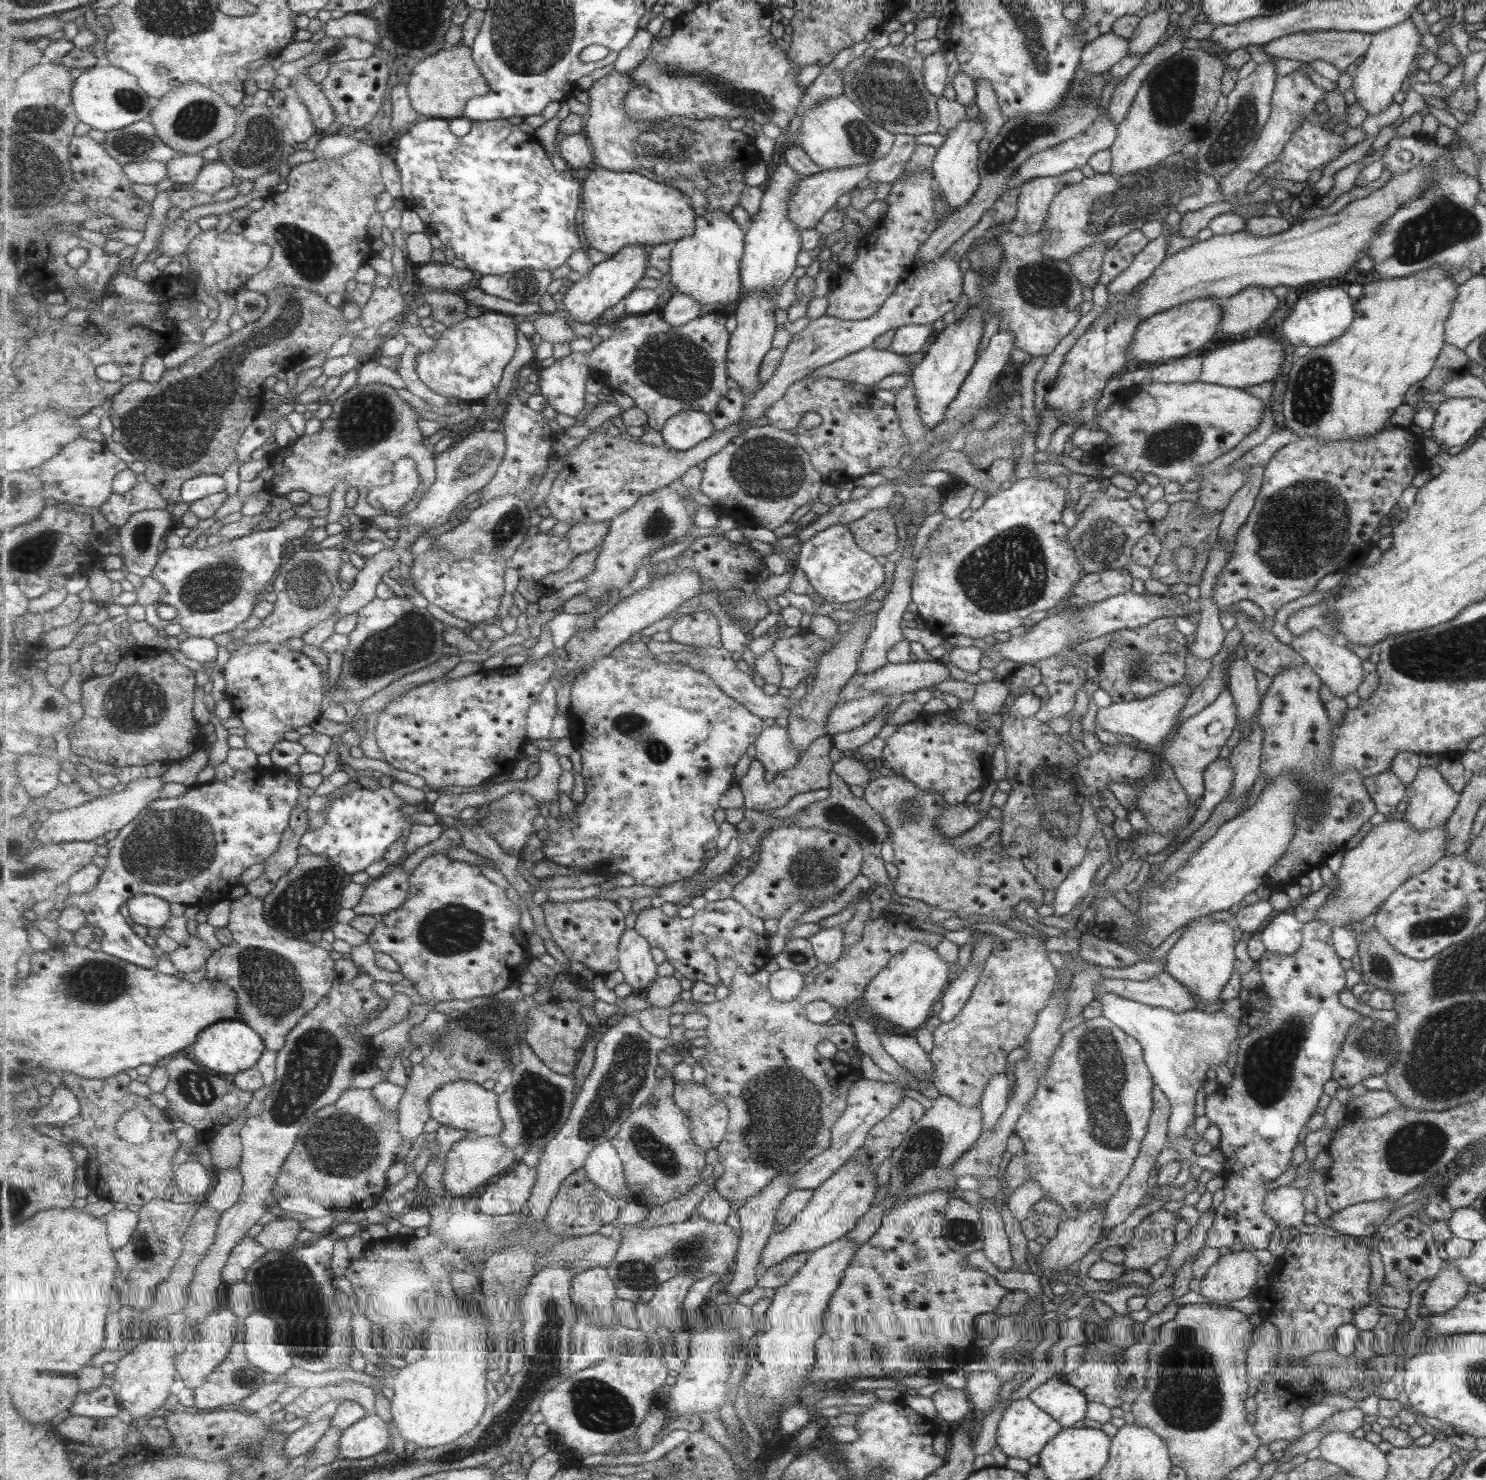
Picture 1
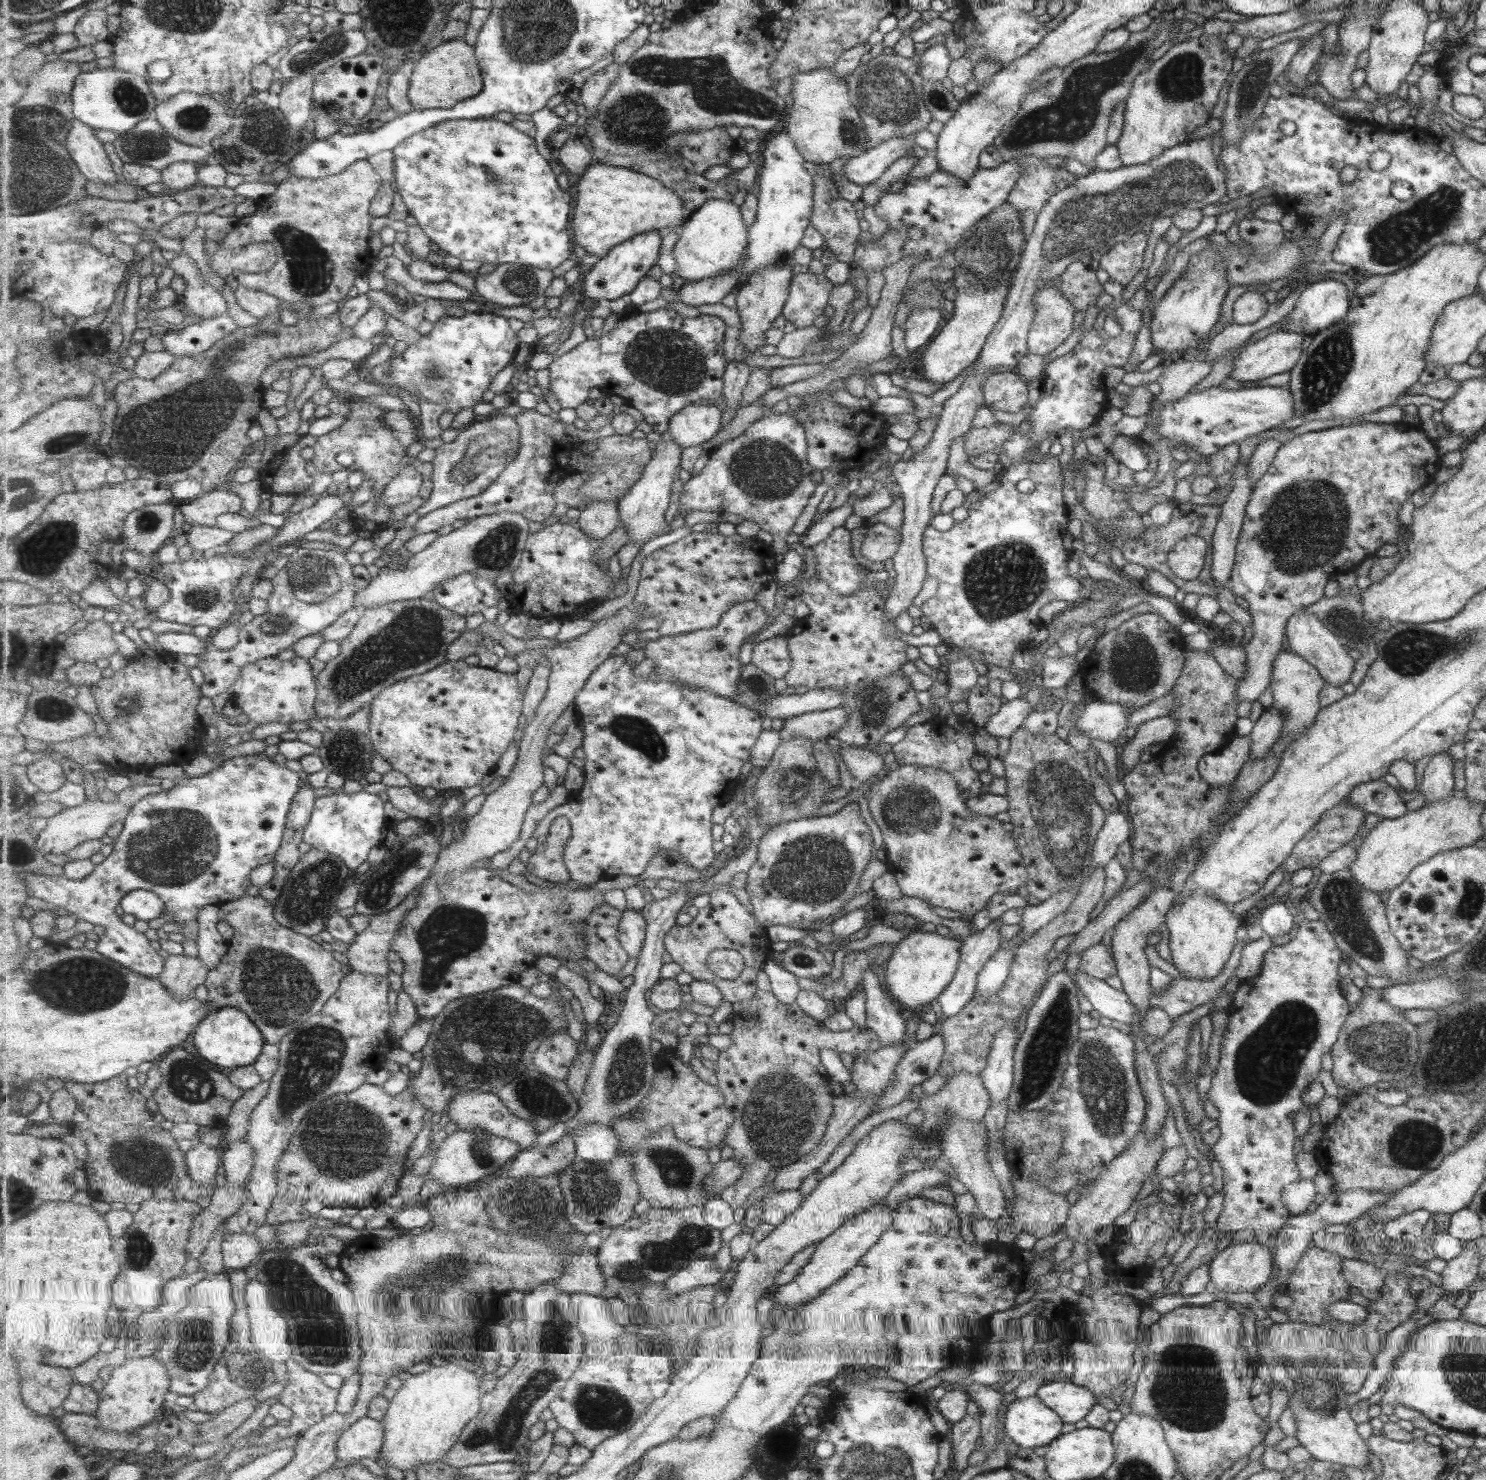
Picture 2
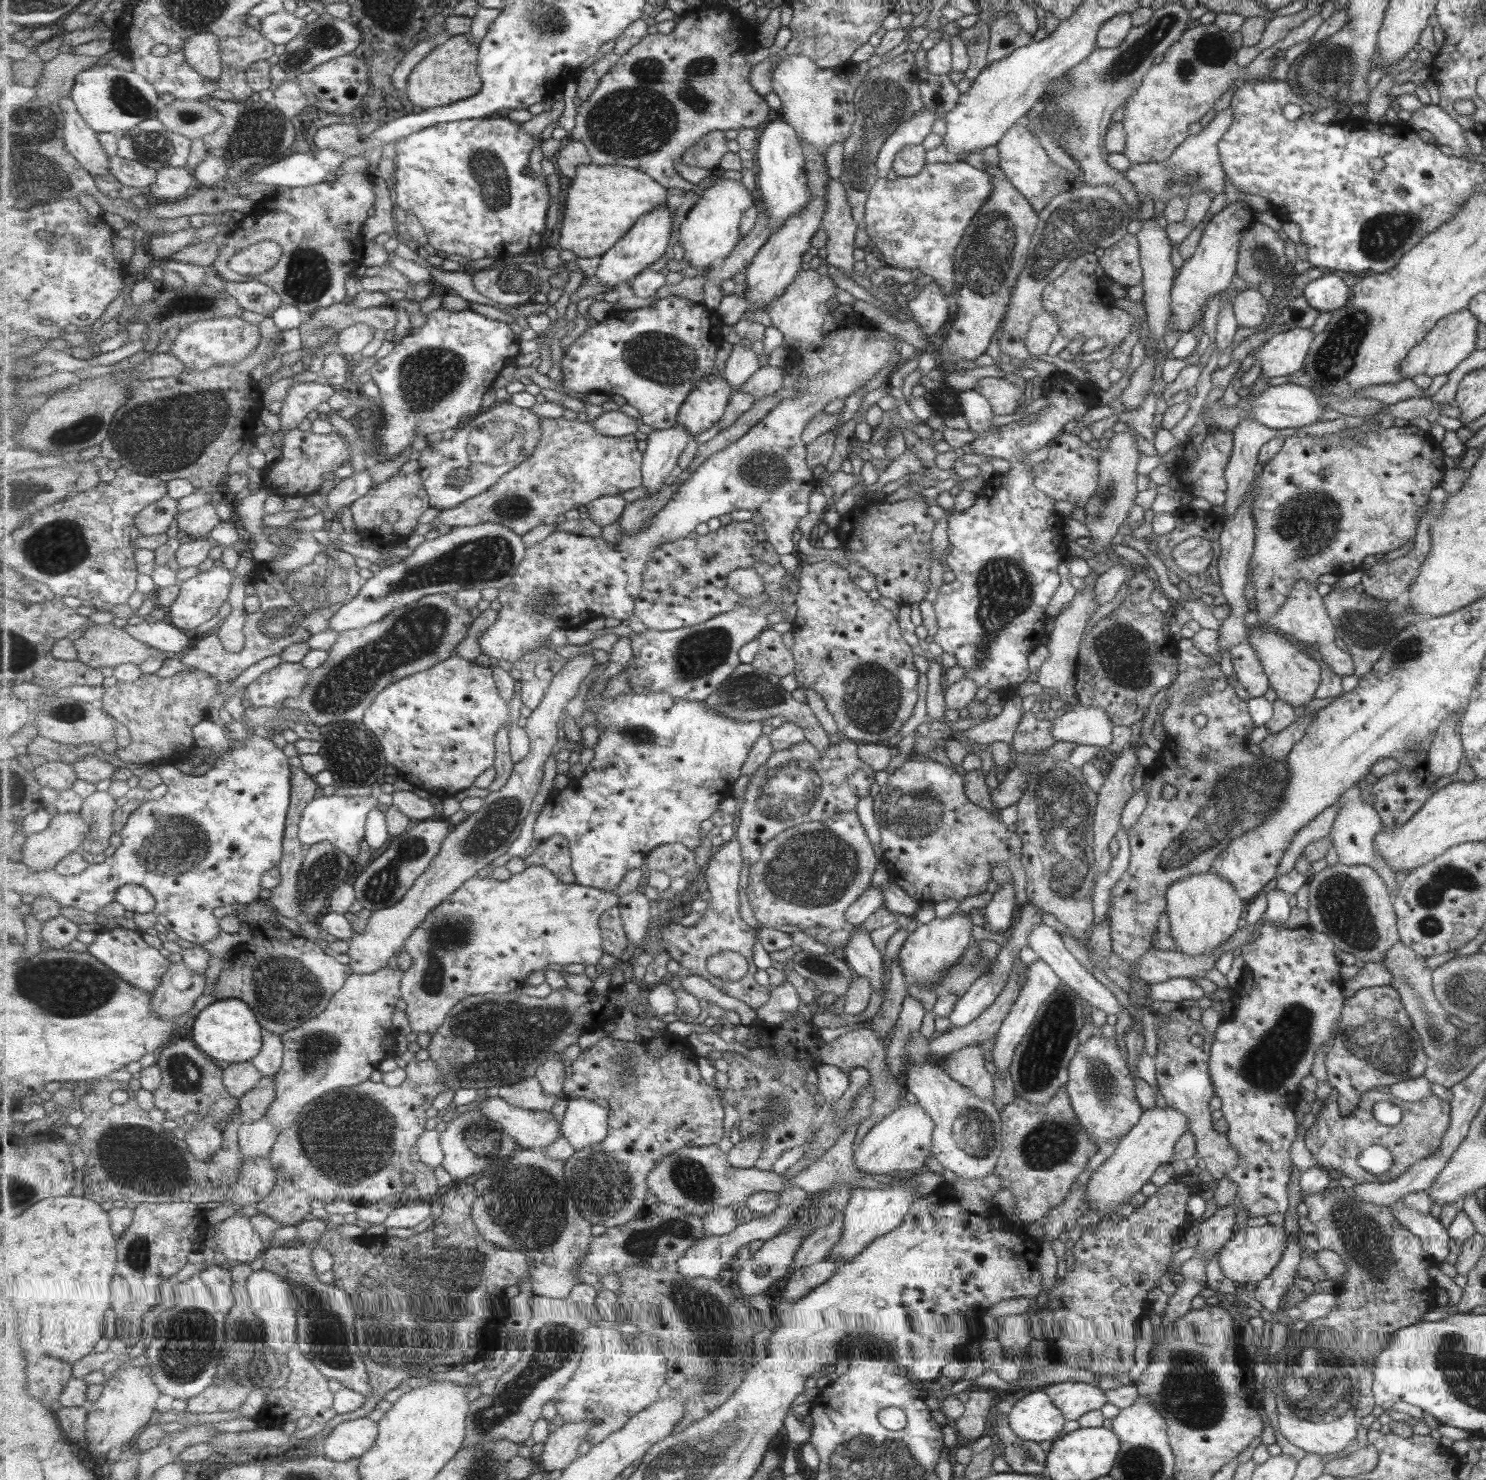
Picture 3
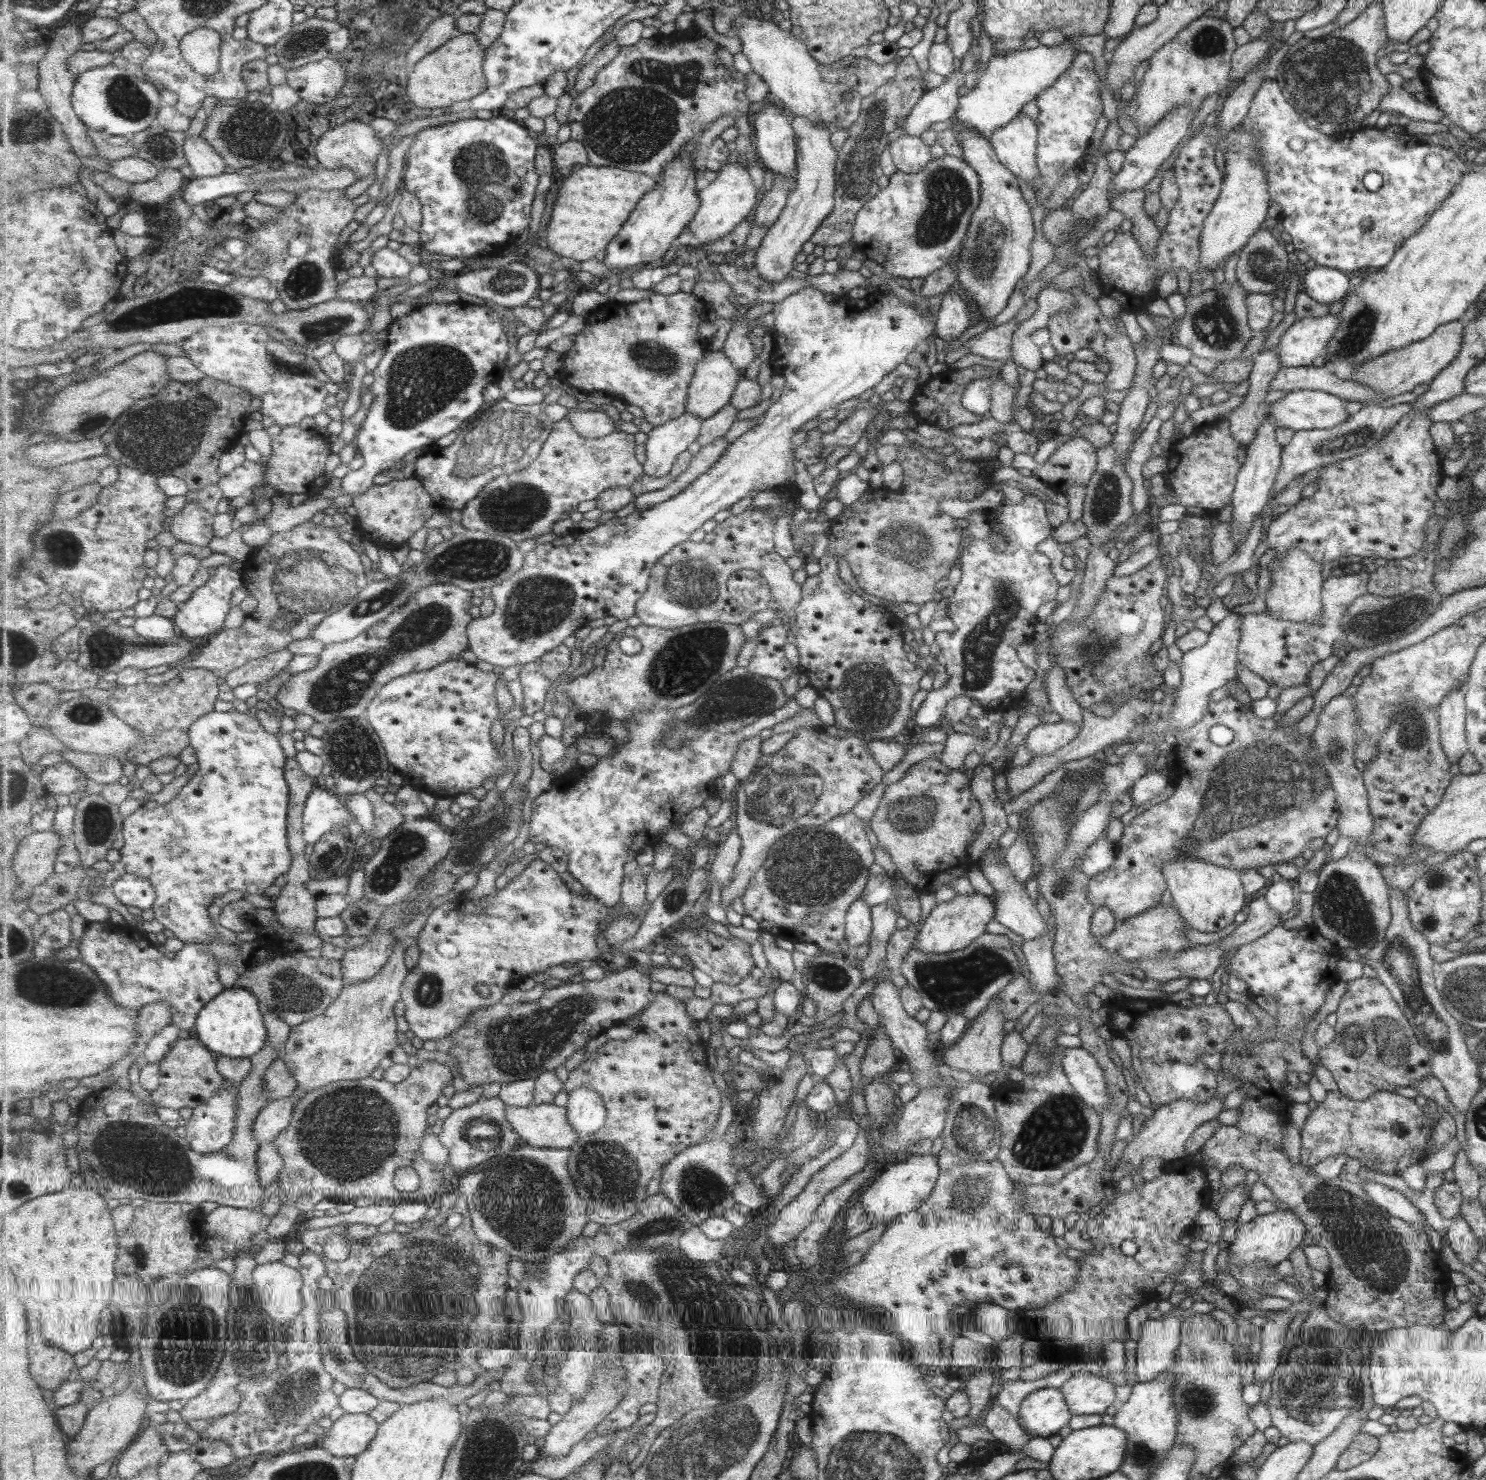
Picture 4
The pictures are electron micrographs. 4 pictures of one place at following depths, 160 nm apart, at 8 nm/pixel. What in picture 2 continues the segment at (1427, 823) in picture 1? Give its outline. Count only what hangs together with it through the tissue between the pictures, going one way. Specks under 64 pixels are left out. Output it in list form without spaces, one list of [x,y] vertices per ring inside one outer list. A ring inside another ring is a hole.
[[[1445,752],[1431,756],[1424,771],[1419,774],[1422,779],[1419,790],[1425,796],[1423,806],[1454,793],[1453,762],[1451,756]]]

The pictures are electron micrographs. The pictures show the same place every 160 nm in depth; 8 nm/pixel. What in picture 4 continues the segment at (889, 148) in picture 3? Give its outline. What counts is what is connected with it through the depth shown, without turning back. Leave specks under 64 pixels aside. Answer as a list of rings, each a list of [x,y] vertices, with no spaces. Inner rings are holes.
[[[952,71],[945,81],[929,92],[921,95],[915,106],[903,123],[901,129],[904,135],[918,137],[933,122],[943,122],[954,114],[958,105],[959,86],[963,85],[964,75],[958,71]]]

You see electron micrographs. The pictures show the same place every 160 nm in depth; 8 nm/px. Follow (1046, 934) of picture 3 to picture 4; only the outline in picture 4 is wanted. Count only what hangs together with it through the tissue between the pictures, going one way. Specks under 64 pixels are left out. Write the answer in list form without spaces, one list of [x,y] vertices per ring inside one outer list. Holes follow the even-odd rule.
[[[997,843],[988,844],[988,847],[985,847],[979,860],[977,860],[976,866],[993,888],[992,898],[996,900],[996,921],[1009,928],[1011,932],[1022,936],[1025,941],[1030,941],[1046,931],[1046,923],[1041,919],[1035,903],[1025,892],[1025,884],[1016,881],[1016,877],[1013,876],[1004,861],[1004,857],[998,857],[1000,852],[1004,853],[1003,848]]]

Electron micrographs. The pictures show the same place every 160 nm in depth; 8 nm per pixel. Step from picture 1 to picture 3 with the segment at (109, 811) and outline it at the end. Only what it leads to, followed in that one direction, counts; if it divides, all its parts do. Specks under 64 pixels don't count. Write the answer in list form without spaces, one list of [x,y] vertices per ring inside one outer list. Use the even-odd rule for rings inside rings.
[[[54,813],[51,825],[44,832],[29,834],[23,837],[22,862],[37,872],[54,869],[68,854],[81,849],[84,839],[91,832],[89,822],[79,813],[59,814]]]

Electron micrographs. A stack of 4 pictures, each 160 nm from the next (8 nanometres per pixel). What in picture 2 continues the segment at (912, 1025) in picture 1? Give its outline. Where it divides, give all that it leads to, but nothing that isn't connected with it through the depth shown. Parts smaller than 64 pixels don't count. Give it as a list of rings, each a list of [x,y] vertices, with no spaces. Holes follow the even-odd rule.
[[[918,927],[912,930],[907,930],[907,934],[903,937],[897,944],[895,944],[892,950],[892,955],[888,958],[887,967],[885,968],[884,976],[885,981],[883,986],[895,1000],[915,1012],[917,1006],[921,1004],[926,1004],[929,1006],[929,1002],[939,996],[940,992],[944,990],[945,987],[951,982],[951,976],[955,972],[955,968],[958,967],[957,960],[960,960],[960,952],[957,952],[959,948],[959,938],[945,938],[945,936],[933,932],[922,932]]]

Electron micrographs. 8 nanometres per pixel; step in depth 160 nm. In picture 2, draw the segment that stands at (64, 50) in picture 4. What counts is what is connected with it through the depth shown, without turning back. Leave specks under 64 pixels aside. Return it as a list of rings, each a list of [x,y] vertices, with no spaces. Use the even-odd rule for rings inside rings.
[[[77,117],[74,118],[67,138],[67,147],[72,158],[89,180],[113,186],[117,183],[117,174],[113,172],[103,143],[97,138],[96,129]]]

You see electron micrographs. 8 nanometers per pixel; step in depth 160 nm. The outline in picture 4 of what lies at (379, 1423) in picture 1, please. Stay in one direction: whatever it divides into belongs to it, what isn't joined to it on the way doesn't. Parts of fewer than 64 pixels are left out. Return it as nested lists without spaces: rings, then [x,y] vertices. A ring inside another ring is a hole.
[[[345,1412],[333,1422],[318,1444],[335,1456],[357,1457],[369,1448],[379,1427],[371,1415]]]

